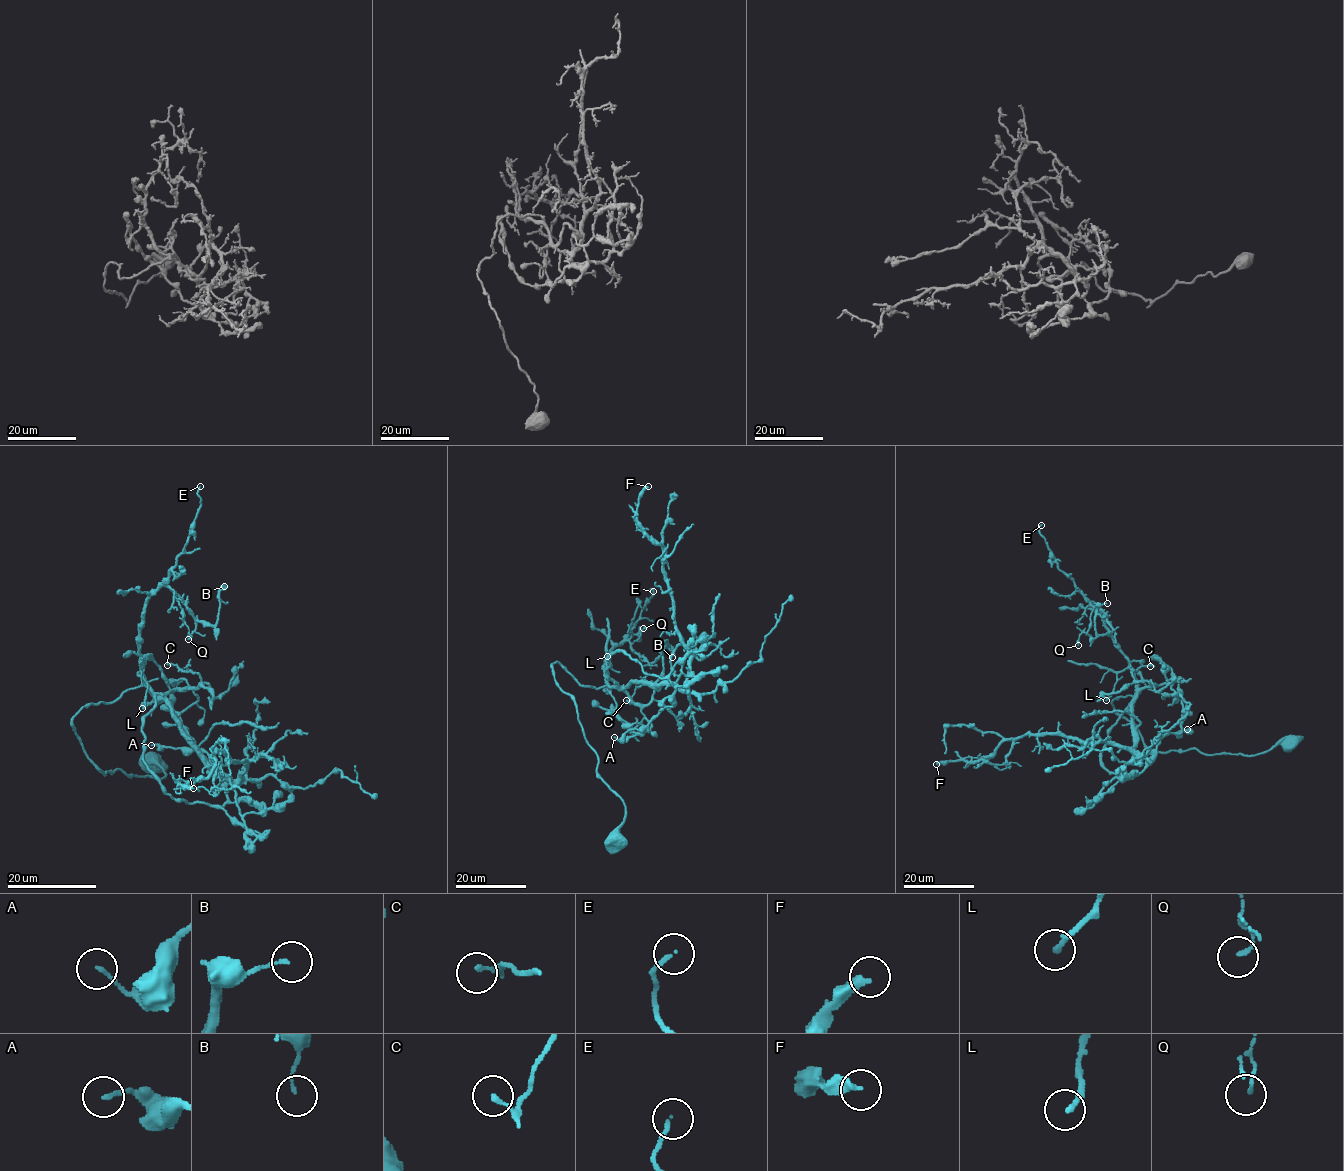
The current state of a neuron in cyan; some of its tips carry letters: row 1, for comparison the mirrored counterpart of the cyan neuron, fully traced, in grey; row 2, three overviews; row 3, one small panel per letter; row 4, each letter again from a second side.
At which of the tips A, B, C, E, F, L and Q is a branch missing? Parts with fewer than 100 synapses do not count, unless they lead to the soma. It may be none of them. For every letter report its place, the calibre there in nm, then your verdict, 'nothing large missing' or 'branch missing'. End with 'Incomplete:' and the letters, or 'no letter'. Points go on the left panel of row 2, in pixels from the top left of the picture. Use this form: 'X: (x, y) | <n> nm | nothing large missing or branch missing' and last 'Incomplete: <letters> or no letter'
A: (151, 745) | 160 nm | nothing large missing
B: (224, 586) | 100 nm | nothing large missing
C: (167, 665) | 110 nm | nothing large missing
E: (200, 486) | 120 nm | nothing large missing
F: (193, 788) | 360 nm | nothing large missing
L: (142, 708) | 200 nm | nothing large missing
Q: (188, 639) | 130 nm | nothing large missing
Incomplete: no letter

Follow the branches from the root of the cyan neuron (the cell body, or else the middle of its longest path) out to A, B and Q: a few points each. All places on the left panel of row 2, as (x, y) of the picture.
A: (154, 763), (163, 777), (104, 774), (72, 718), (184, 679), (169, 696), (193, 749), (151, 745)
B: (154, 763), (163, 777), (104, 774), (72, 718), (142, 683), (142, 611), (162, 586), (213, 626), (224, 586)
Q: (154, 763), (163, 777), (104, 774), (72, 718), (142, 683), (142, 611), (162, 586), (182, 609), (188, 639)

